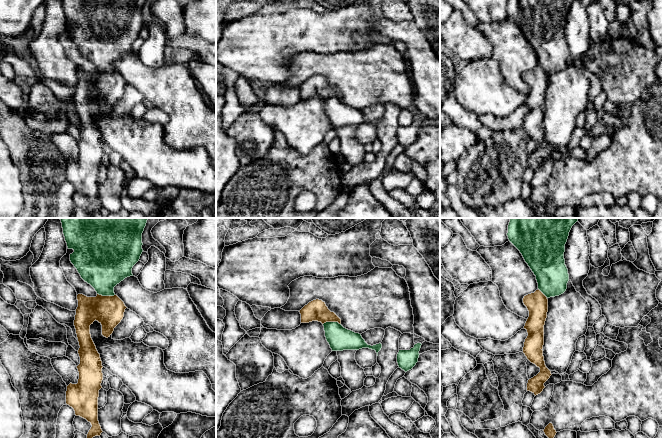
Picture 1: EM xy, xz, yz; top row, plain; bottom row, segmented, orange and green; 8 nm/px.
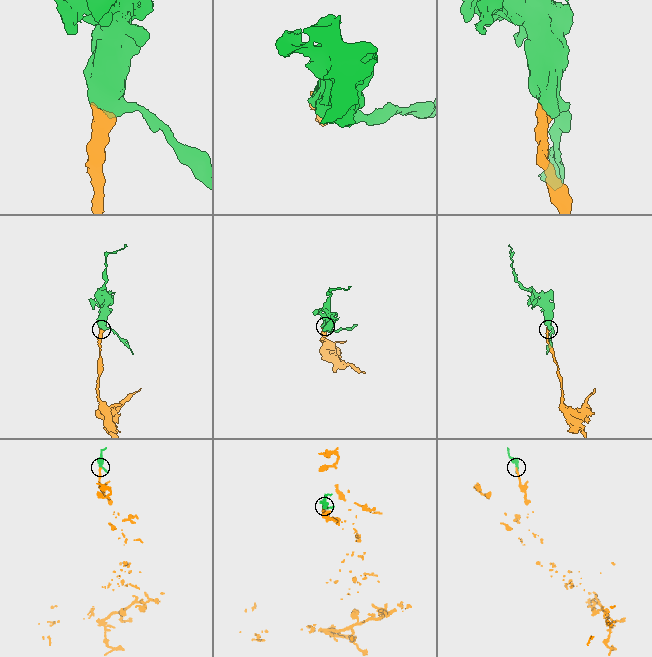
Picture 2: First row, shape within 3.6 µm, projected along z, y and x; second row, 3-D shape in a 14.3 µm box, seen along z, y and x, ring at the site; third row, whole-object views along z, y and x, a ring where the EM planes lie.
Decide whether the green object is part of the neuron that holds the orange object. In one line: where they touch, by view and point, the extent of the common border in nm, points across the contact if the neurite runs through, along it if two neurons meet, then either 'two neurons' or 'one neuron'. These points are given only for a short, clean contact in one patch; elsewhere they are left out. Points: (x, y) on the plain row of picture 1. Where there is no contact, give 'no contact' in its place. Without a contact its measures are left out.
xy (106, 72) | 140 nm | one neuron

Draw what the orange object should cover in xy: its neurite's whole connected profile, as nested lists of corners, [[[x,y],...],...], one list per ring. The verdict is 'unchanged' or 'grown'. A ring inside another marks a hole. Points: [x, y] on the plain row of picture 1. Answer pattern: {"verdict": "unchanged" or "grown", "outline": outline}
{"verdict": "grown", "outline": [[[62,0],[68,25],[73,25],[70,37],[81,54],[97,68],[96,73],[77,71],[78,83],[74,102],[79,118],[80,140],[77,142],[79,155],[77,160],[70,159],[66,167],[66,180],[72,183],[76,192],[91,199],[87,210],[88,218],[103,208],[98,197],[98,173],[103,156],[102,137],[91,114],[90,101],[96,96],[102,101],[102,111],[110,113],[114,104],[121,98],[127,84],[114,69],[114,63],[125,54],[133,52],[132,44],[143,28],[142,9],[146,0]]]}

